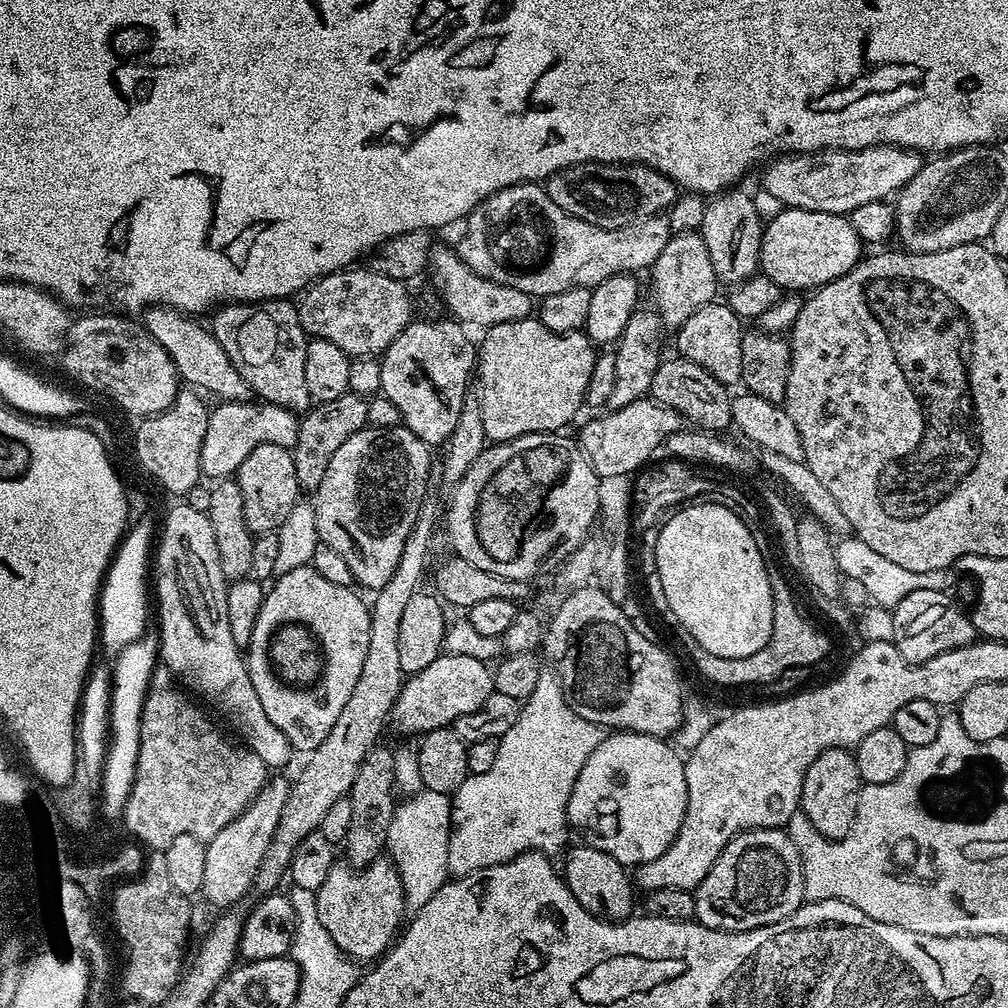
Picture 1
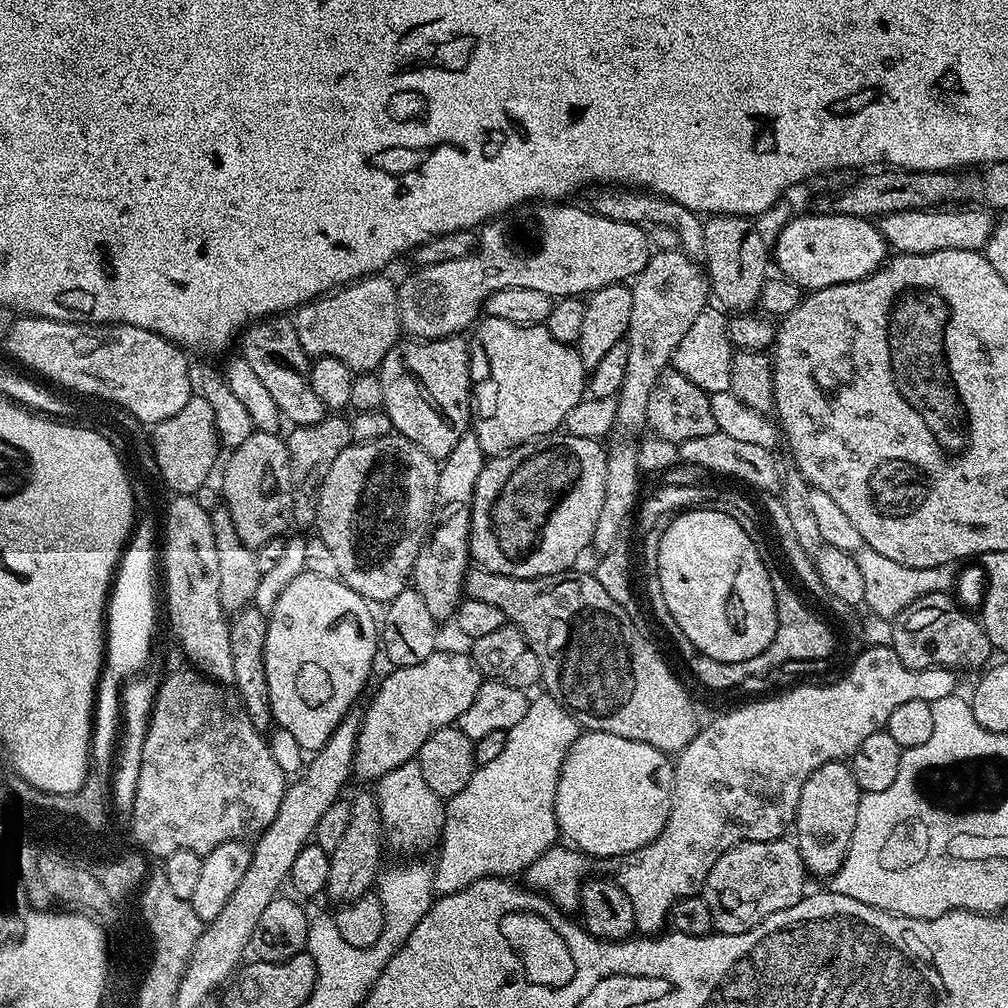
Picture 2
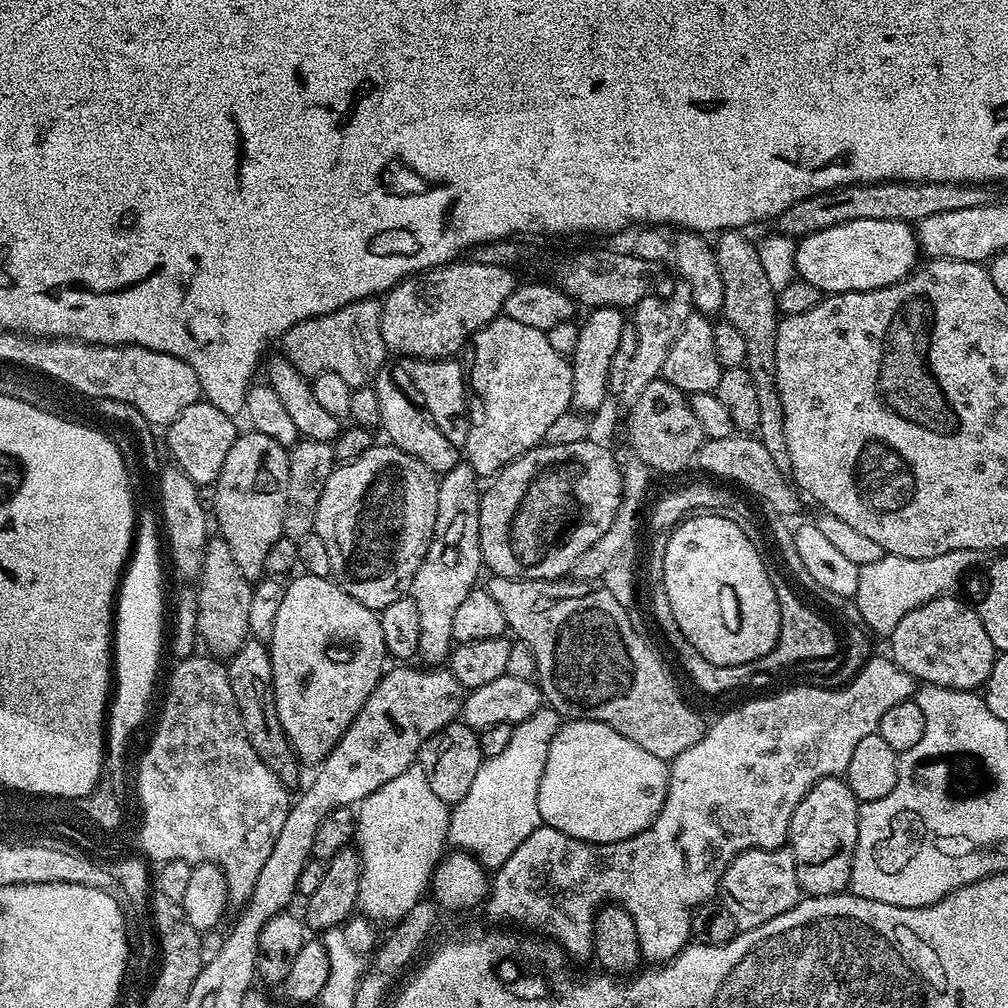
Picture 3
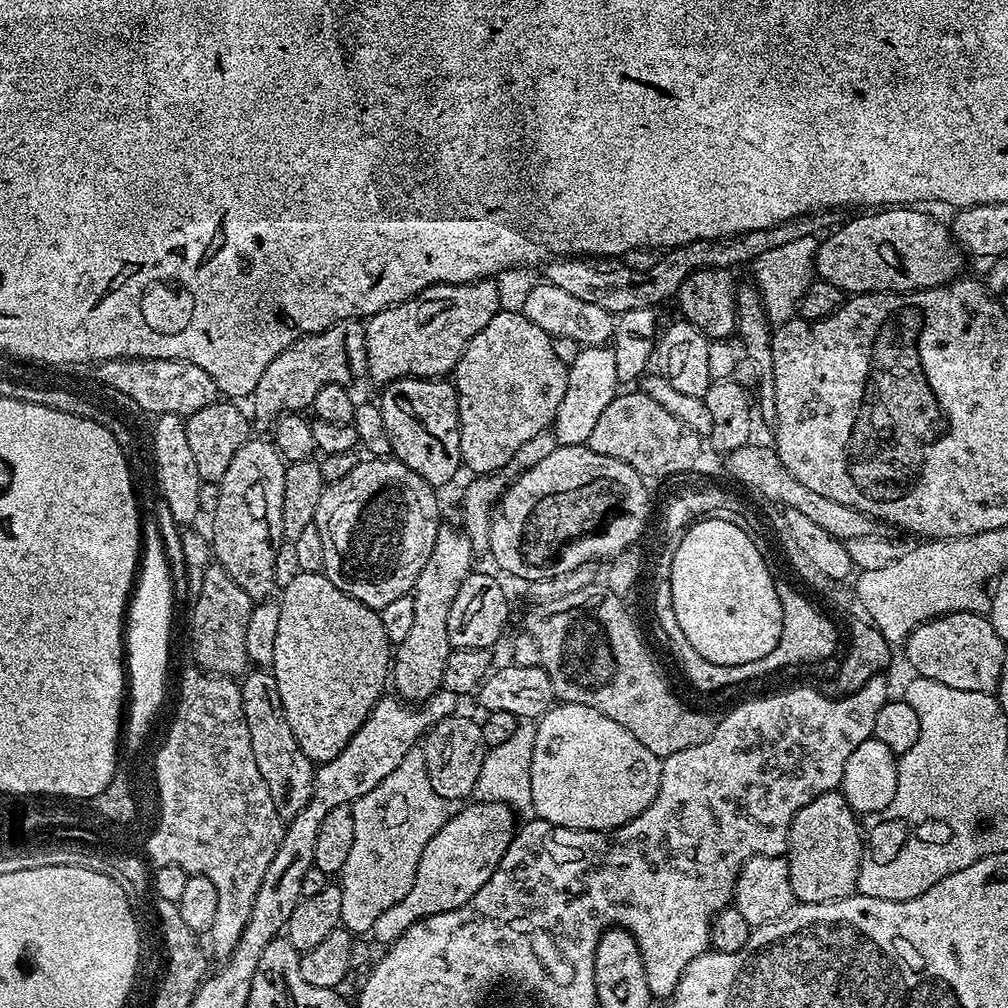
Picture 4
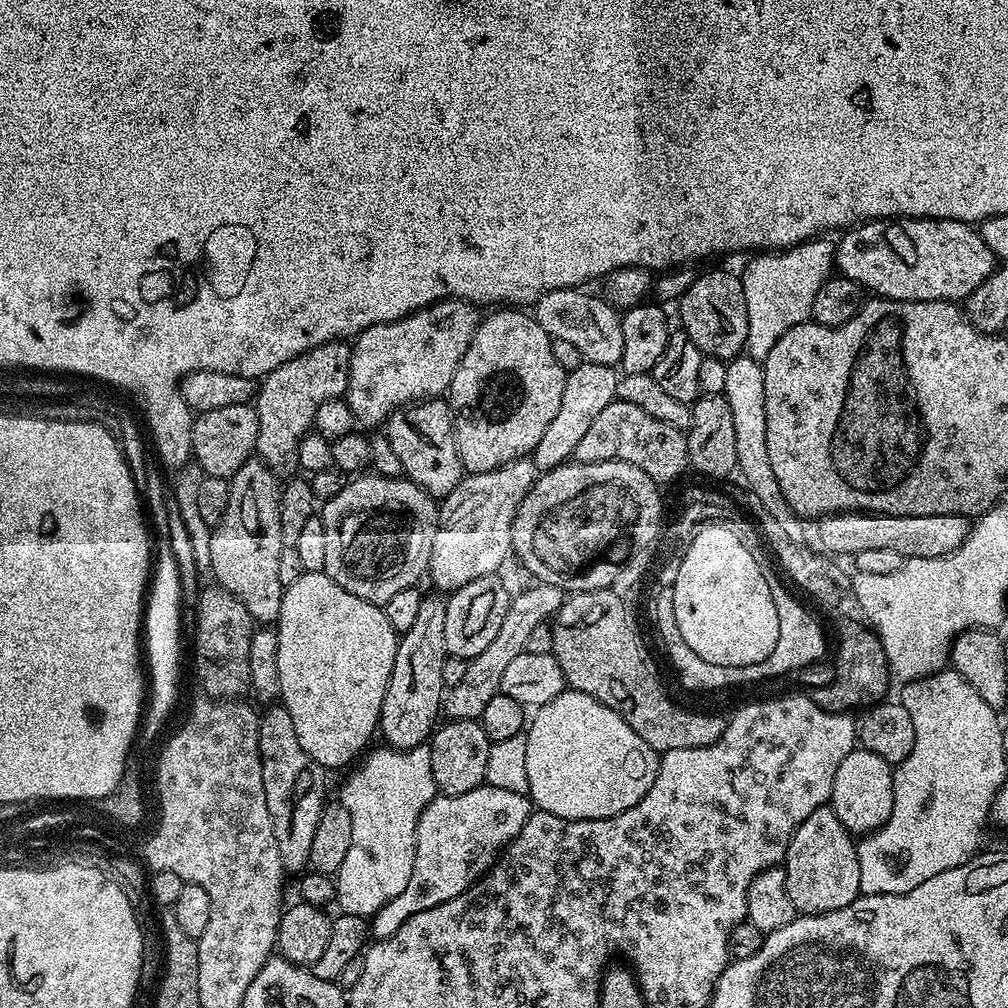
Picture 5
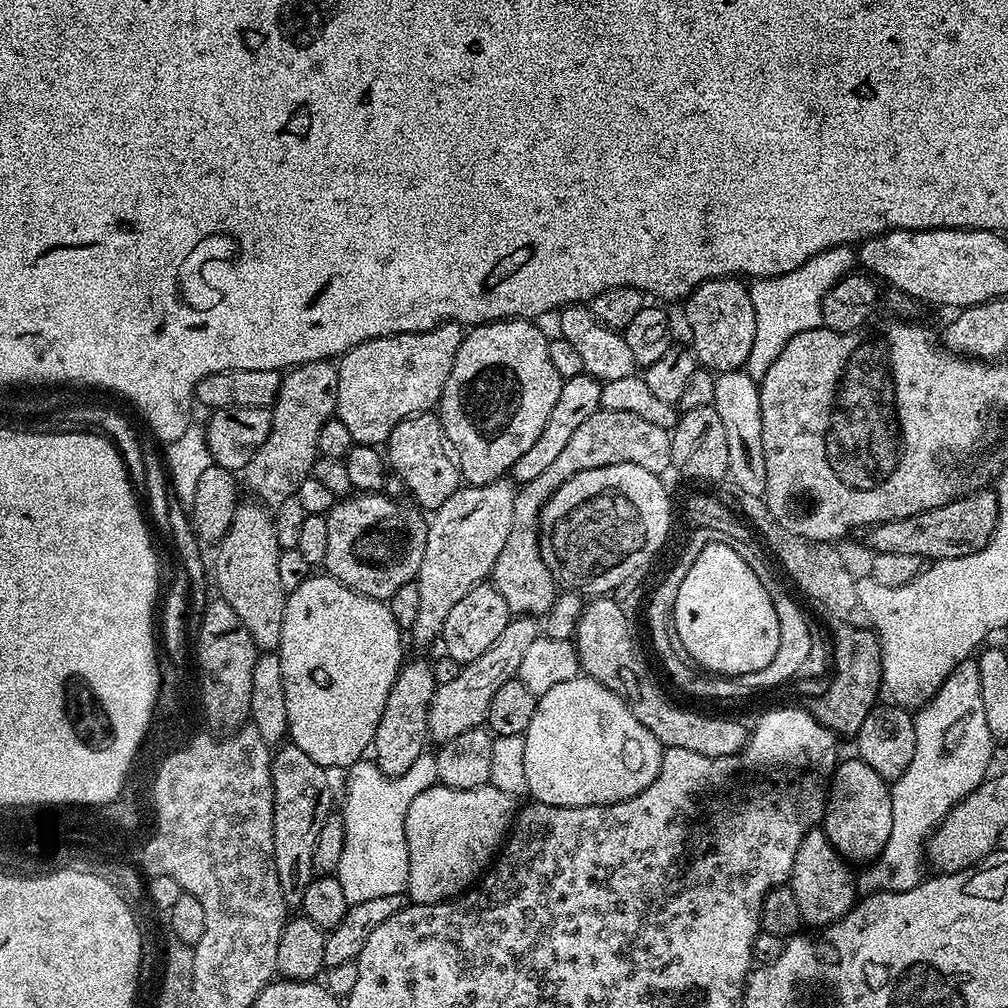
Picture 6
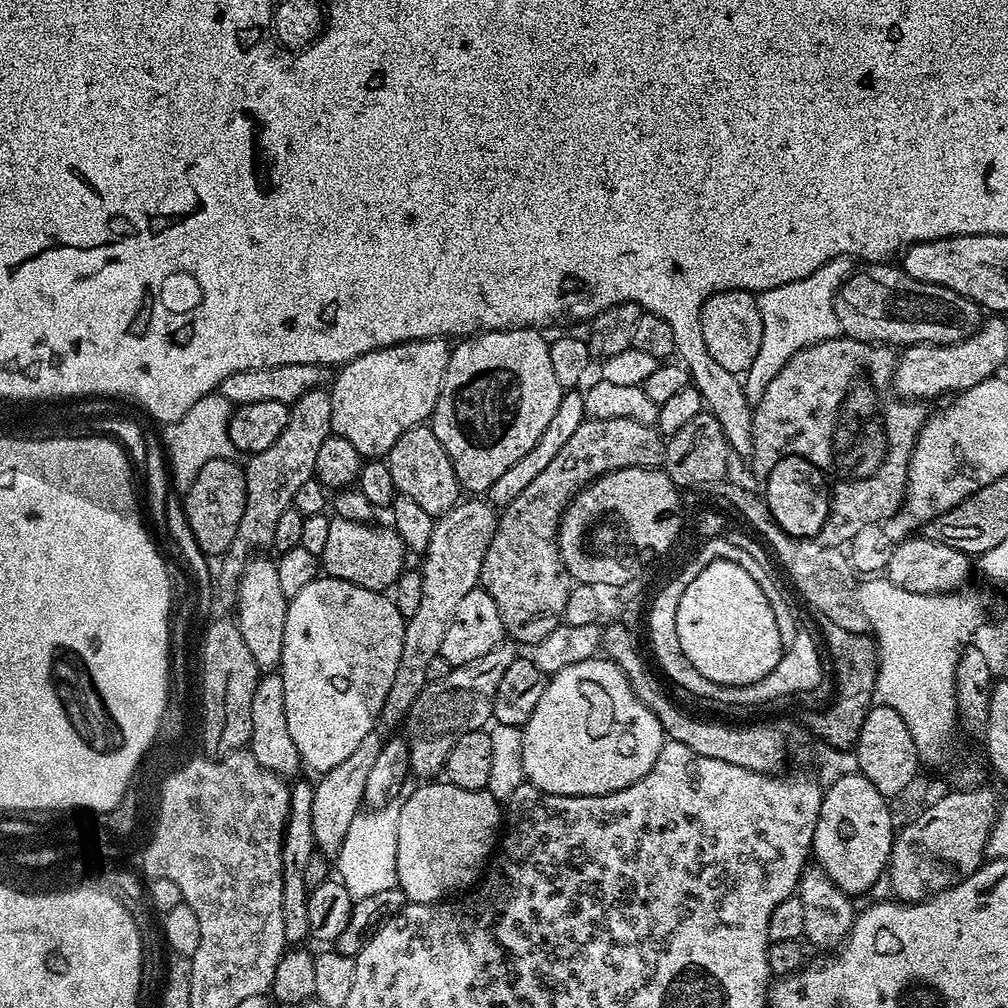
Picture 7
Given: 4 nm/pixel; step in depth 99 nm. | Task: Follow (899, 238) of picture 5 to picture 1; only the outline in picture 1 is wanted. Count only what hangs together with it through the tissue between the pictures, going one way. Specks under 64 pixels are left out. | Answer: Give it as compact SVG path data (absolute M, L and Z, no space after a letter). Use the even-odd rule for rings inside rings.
M785 208L782 214L767 221L760 247L759 271L774 282L778 282L782 290L791 290L793 293L800 294L805 291L803 288L815 290L847 274L851 268L860 263L862 259L860 248L862 249L862 241L848 216L822 214L801 208Z

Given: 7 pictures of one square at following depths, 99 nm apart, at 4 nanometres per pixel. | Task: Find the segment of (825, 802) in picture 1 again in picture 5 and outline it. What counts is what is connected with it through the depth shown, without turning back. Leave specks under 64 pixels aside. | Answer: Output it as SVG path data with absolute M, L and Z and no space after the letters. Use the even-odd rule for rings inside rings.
M831 806L814 810L814 814L798 826L782 867L790 902L794 902L799 915L821 916L830 910L842 910L842 906L850 906L850 902L862 895L856 845L853 833L838 822L838 814L834 814Z

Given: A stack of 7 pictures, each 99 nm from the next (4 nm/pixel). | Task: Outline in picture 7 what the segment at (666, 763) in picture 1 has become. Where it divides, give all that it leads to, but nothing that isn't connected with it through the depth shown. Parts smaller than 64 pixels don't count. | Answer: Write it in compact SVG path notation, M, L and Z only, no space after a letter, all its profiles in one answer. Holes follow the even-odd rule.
M607 658L574 662L574 666L551 673L522 731L525 781L559 796L605 796L638 782L654 766L666 739L660 720L634 694L624 671Z

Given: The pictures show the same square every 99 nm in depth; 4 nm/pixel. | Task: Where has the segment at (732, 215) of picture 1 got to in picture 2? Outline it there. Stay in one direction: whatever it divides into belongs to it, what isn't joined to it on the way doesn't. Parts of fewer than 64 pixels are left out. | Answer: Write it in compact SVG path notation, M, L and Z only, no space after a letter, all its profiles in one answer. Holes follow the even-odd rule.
M716 214L704 220L702 264L706 269L708 287L717 305L732 314L752 312L759 305L762 286L770 279L770 245L762 242L755 223L749 217Z

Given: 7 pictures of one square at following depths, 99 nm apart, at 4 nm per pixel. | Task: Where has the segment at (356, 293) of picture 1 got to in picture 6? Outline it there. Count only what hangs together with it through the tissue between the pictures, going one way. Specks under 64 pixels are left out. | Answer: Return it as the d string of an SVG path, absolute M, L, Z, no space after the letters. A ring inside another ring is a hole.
M331 359L315 360L305 364L297 364L295 368L287 369L283 373L280 393L276 395L276 402L272 405L272 433L266 442L262 442L260 449L250 458L244 467L242 480L248 483L248 488L253 492L257 501L263 502L269 509L275 510L286 498L297 495L302 485L312 475L312 467L318 459L316 447L318 434L322 434L322 426L336 414L338 402L338 374L337 365Z

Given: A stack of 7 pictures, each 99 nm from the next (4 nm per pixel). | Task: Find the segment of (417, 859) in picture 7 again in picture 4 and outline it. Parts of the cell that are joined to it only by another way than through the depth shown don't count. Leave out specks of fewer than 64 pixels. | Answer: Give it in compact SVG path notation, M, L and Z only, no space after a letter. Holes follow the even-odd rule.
M468 802L461 808L464 808L461 812L453 811L442 830L426 842L426 850L422 850L422 858L418 858L418 870L410 894L374 922L370 936L381 946L394 943L410 926L414 926L414 922L424 920L430 914L458 910L458 906L470 902L470 898L486 886L498 862L502 862L502 854L506 854L518 824L517 813L507 804L498 802Z

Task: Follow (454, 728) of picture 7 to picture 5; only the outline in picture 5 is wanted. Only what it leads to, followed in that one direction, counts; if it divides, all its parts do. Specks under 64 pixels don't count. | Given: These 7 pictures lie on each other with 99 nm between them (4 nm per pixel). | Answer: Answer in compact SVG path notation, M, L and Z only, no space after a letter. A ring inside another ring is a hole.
M539 582L533 585L533 588L512 596L510 606L506 610L506 618L502 621L494 642L490 642L490 646L486 646L482 654L468 661L468 669L462 682L458 682L458 686L447 689L446 712L451 719L479 720L482 710L486 710L486 702L490 702L490 698L494 698L500 692L502 674L506 674L506 666L510 666L510 661L518 658L518 654L525 651L524 647L532 631L537 626L549 623L555 617L556 611L563 606L566 599L563 588Z

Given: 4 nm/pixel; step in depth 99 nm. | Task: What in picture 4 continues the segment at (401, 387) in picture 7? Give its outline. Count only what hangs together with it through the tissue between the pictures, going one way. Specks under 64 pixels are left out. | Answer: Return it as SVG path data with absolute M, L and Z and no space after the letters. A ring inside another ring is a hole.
M495 279L476 280L472 284L435 284L422 290L414 298L390 306L378 314L367 317L362 328L364 356L368 359L368 372L380 386L403 380L406 376L417 378L444 378L455 373L456 363L462 358L466 346L502 310L500 288Z

